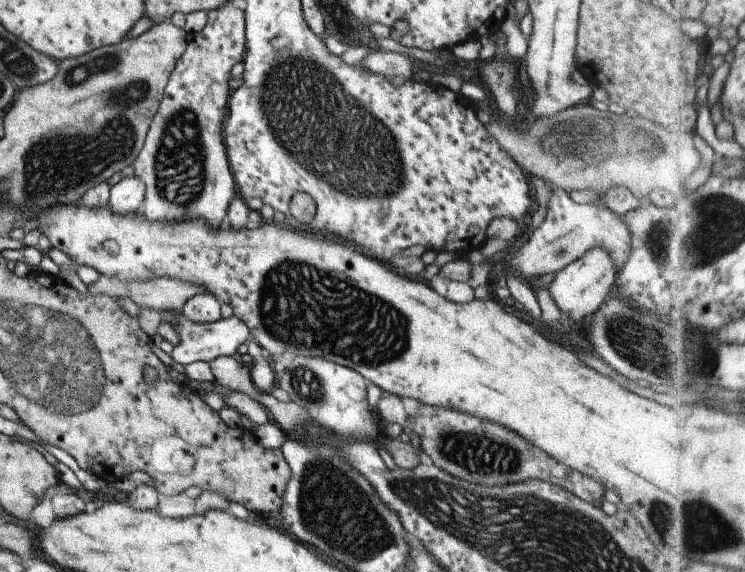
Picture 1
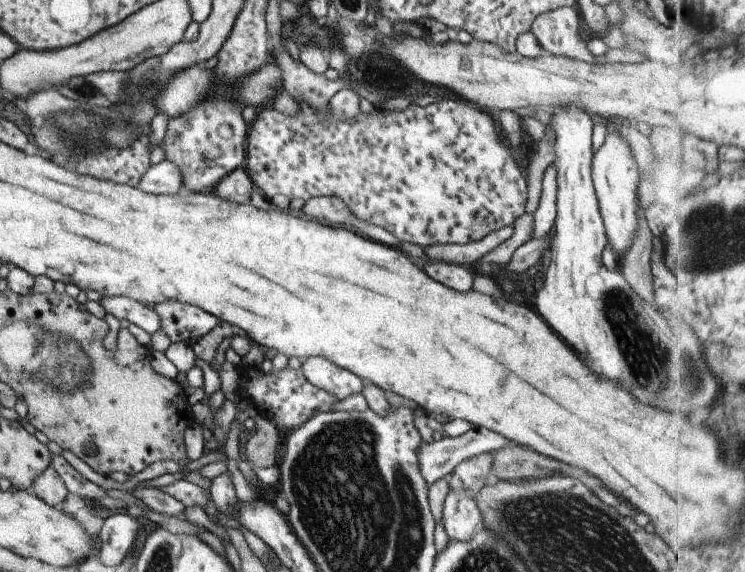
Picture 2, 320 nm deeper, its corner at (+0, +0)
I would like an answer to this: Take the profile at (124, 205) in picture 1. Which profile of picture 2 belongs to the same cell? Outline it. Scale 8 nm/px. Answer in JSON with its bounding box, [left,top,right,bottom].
[140,159,183,195]

